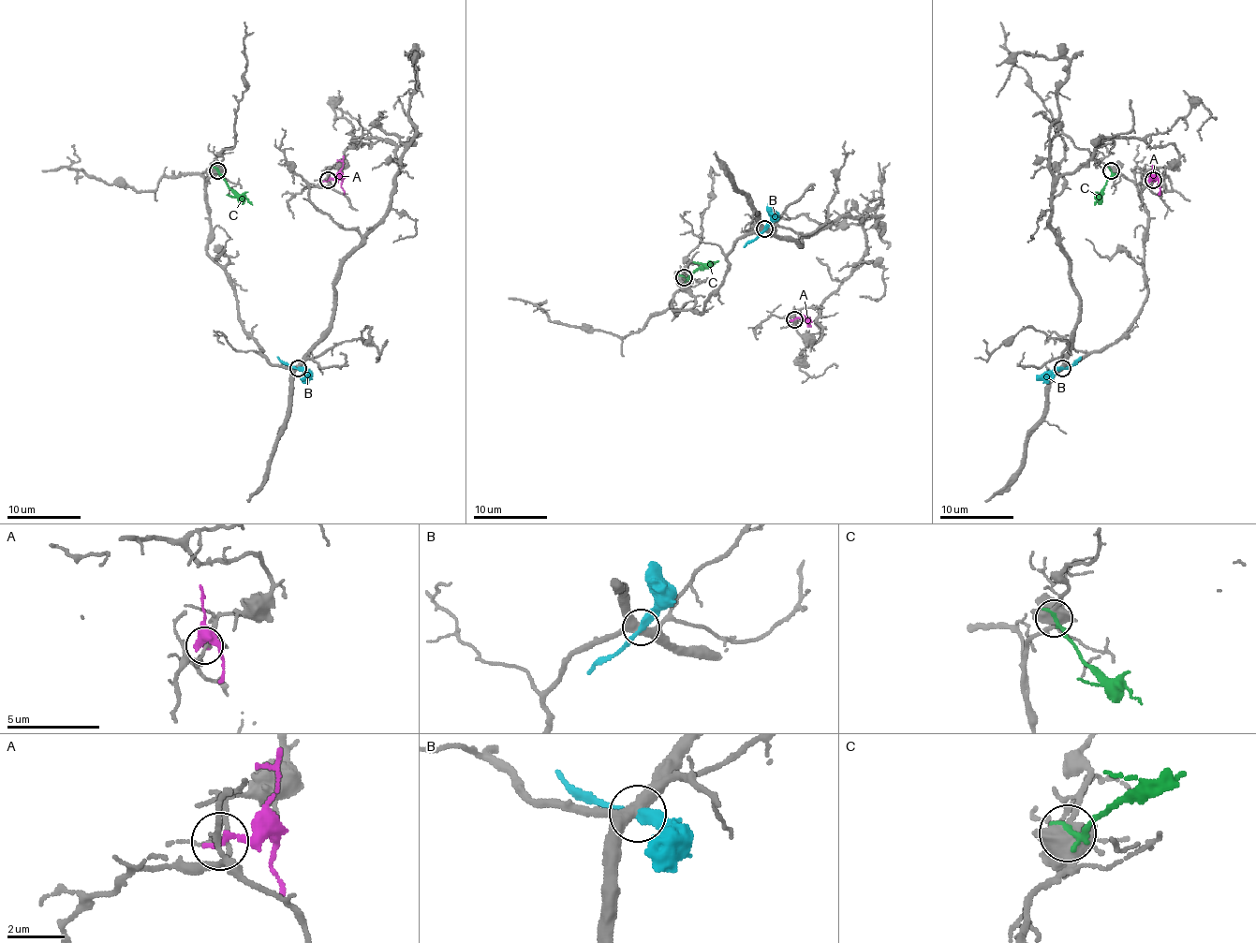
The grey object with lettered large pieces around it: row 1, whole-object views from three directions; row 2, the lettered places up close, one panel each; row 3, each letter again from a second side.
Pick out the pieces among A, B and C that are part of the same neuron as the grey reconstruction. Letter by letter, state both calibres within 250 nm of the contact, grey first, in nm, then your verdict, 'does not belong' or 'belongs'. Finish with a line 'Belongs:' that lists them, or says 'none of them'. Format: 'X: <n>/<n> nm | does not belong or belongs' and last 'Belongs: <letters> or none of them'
A: 150/220 nm | does not belong
B: 400/320 nm | belongs
C: 500/240 nm | does not belong
Belongs: B

